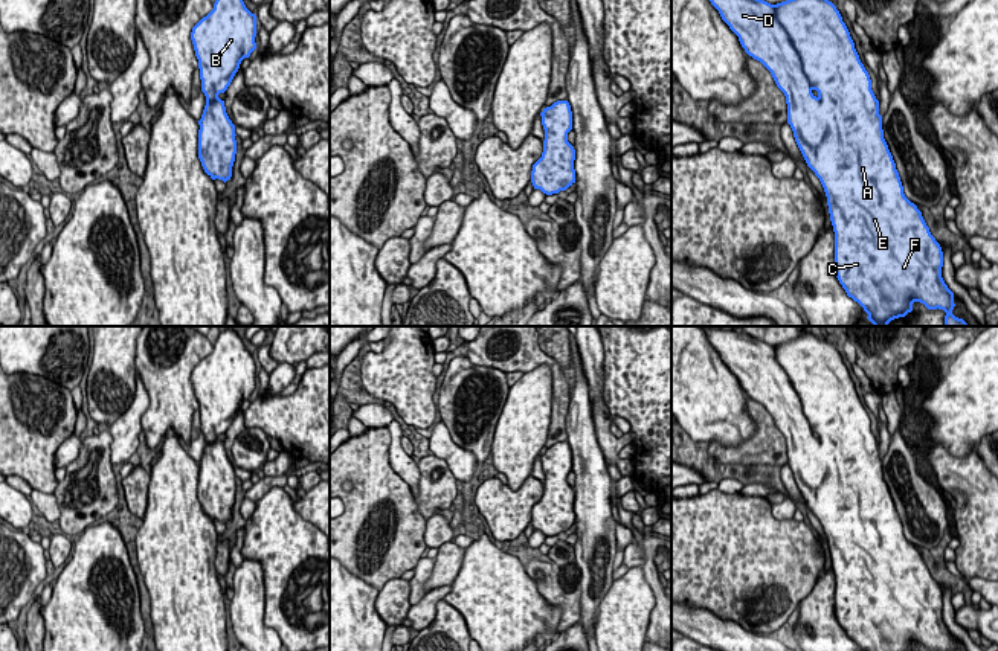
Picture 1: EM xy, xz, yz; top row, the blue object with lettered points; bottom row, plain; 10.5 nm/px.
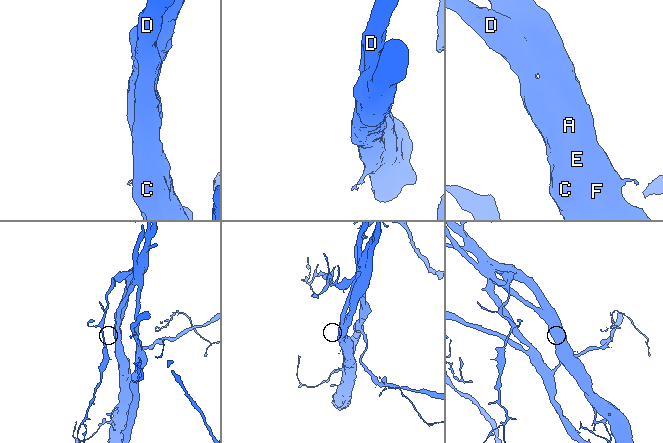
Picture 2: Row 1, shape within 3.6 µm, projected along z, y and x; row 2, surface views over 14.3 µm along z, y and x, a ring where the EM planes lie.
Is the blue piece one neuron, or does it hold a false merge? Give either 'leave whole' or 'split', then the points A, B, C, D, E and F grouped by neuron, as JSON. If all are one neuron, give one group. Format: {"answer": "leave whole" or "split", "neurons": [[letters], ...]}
{"answer": "leave whole", "neurons": [["A", "B", "C", "D", "E", "F"]]}

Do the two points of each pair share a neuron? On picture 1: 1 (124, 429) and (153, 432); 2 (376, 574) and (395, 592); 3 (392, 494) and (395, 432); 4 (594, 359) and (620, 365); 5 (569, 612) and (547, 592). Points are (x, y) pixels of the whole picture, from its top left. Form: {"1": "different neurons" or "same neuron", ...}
{"1": "different neurons", "2": "different neurons", "3": "different neurons", "4": "different neurons", "5": "same neuron"}

